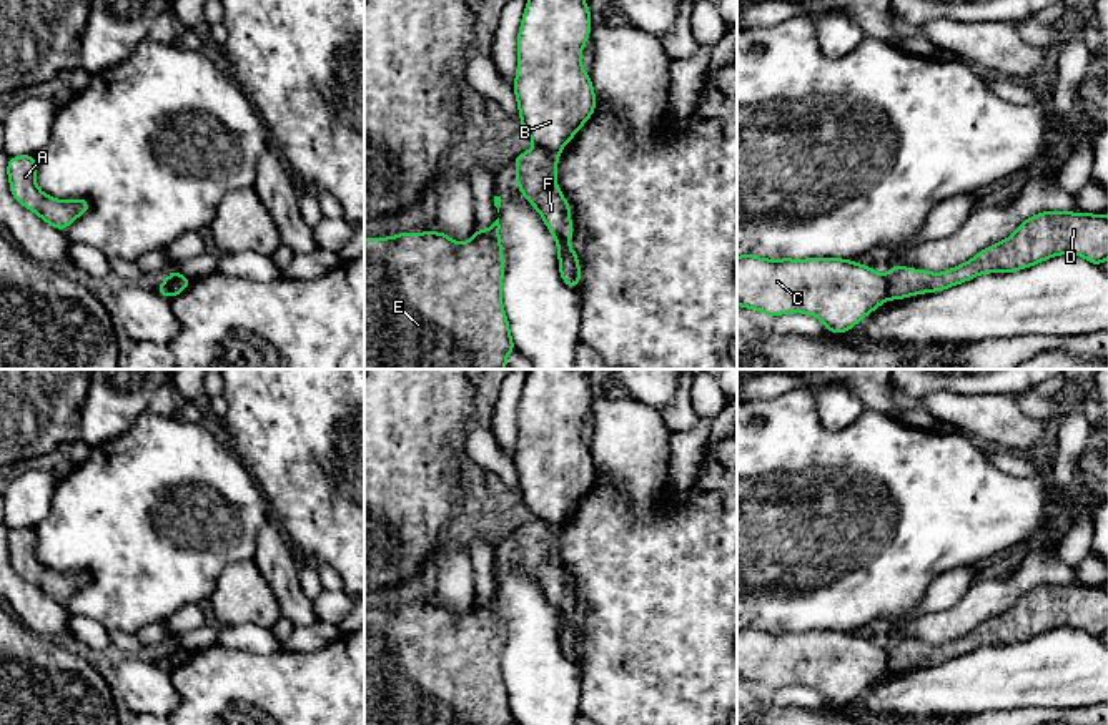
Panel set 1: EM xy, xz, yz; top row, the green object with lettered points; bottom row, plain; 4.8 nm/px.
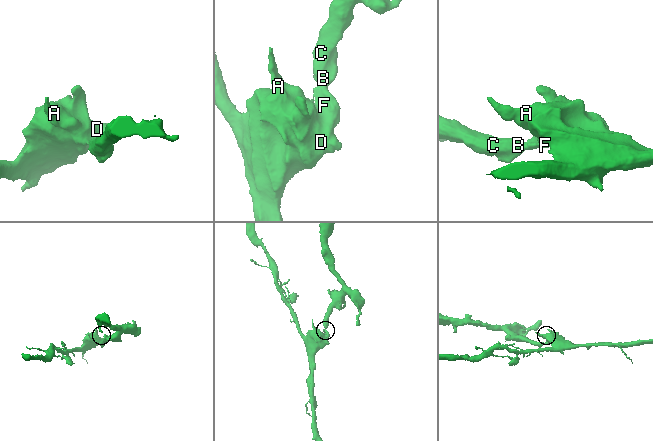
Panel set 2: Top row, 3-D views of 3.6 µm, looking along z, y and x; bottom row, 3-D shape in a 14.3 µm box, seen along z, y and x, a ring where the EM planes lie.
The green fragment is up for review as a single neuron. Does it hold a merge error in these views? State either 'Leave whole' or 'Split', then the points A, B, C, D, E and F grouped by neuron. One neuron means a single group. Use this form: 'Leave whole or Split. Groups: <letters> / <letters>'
Split. Groups: A D E F / B C

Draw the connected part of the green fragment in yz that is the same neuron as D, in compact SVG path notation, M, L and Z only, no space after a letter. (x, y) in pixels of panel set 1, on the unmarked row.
M1041 584L1023 594L1010 610L938 647L895 637L887 649L887 670L943 663L983 645L1012 645L1063 625L1101 639L1108 630L1108 587Z

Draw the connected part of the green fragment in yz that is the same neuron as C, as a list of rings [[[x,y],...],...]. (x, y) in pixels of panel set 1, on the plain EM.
[[[737,629],[737,677],[772,690],[807,685],[833,705],[847,705],[887,673],[888,652],[840,630],[777,634]]]

